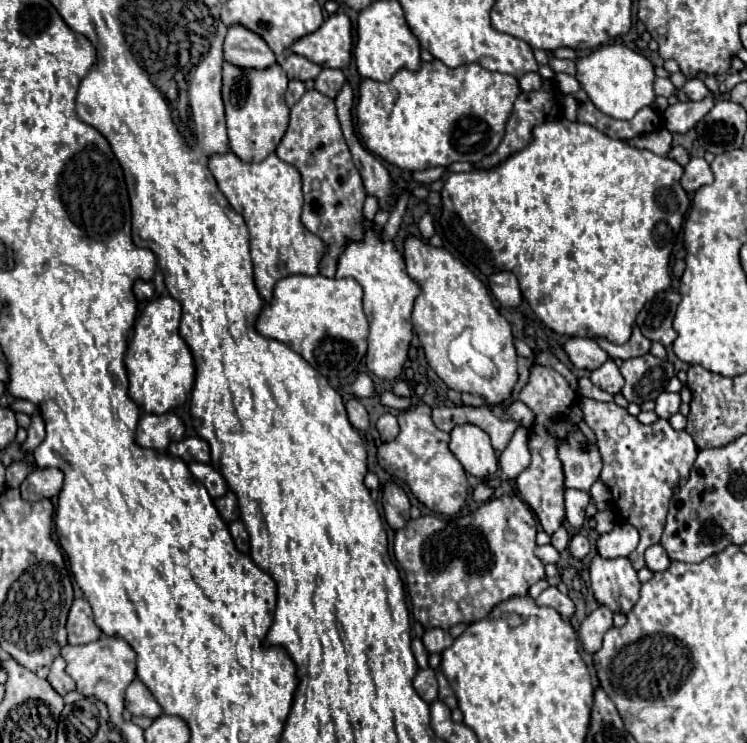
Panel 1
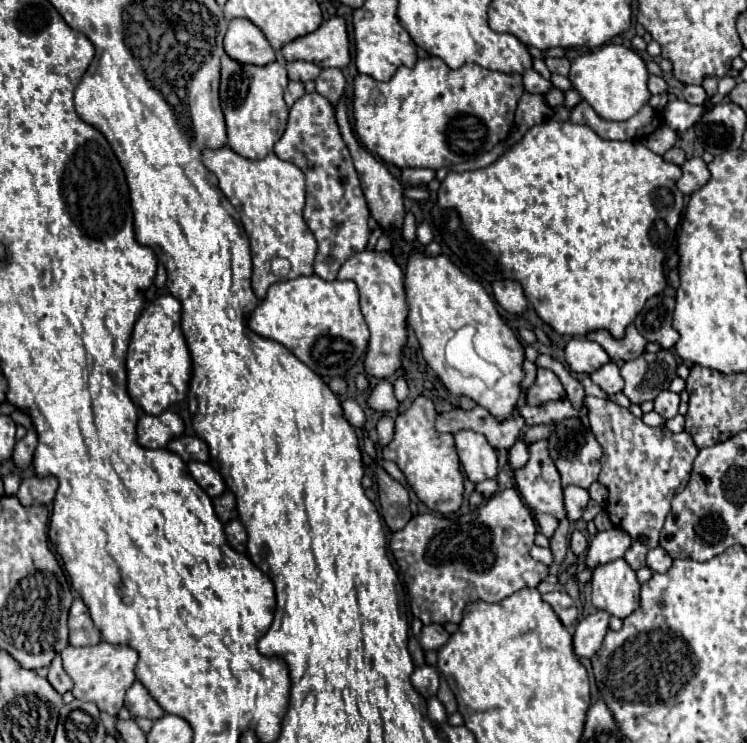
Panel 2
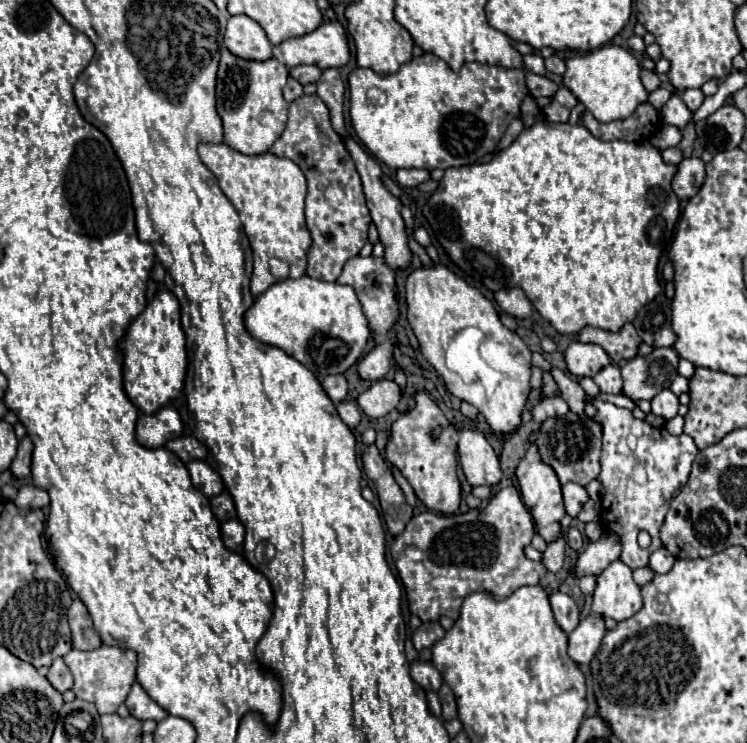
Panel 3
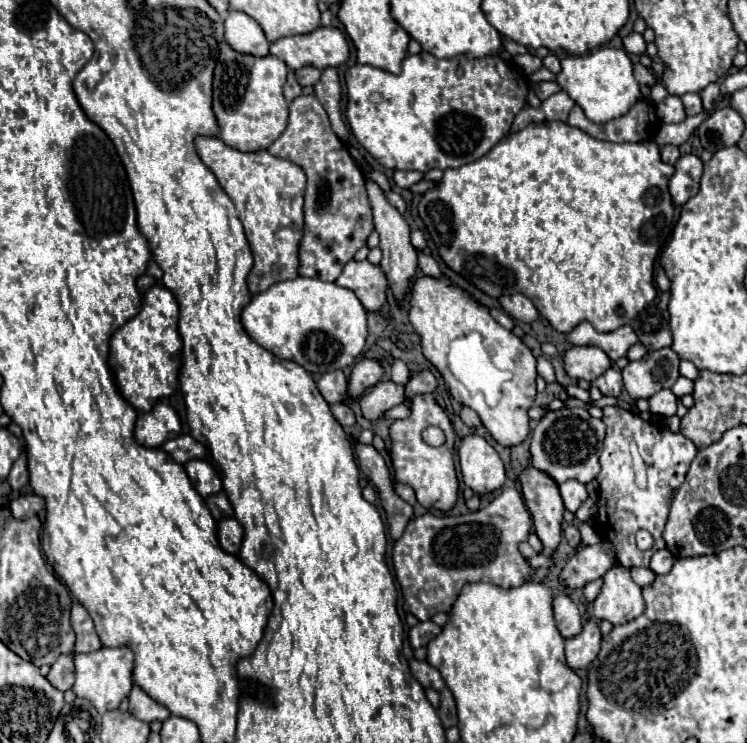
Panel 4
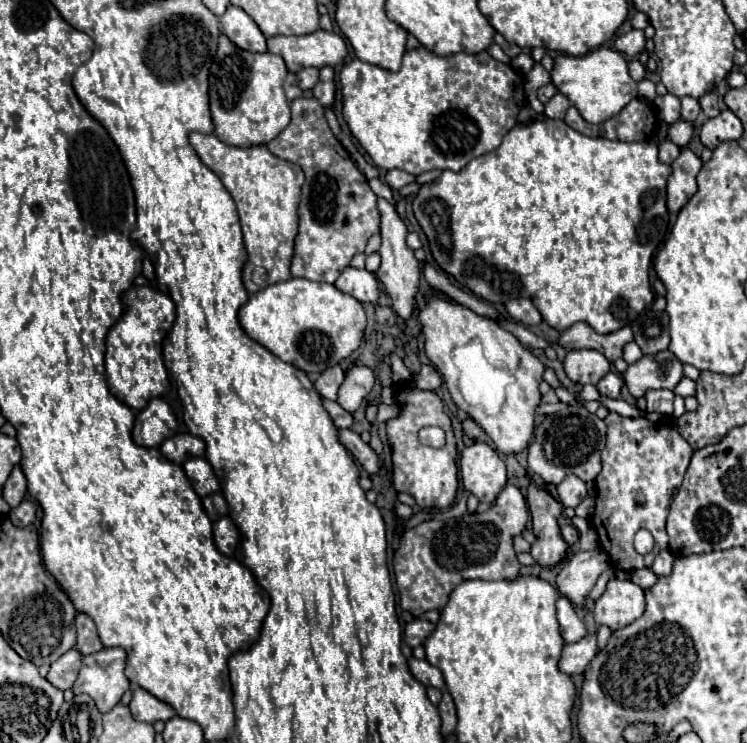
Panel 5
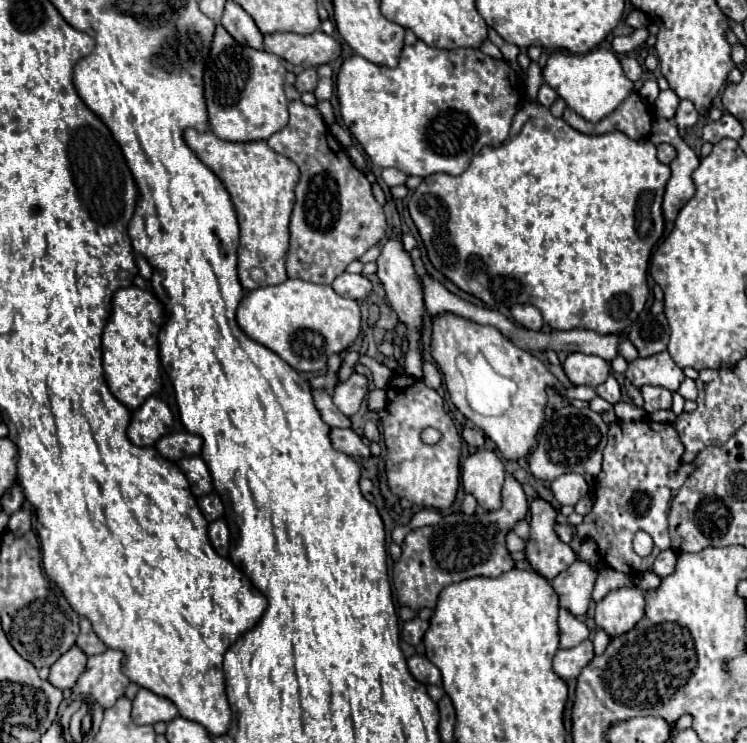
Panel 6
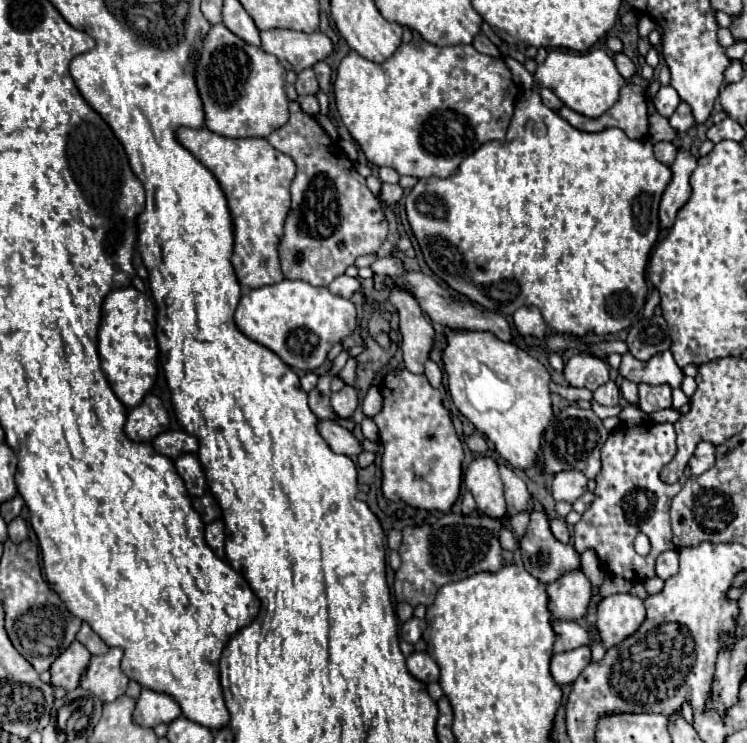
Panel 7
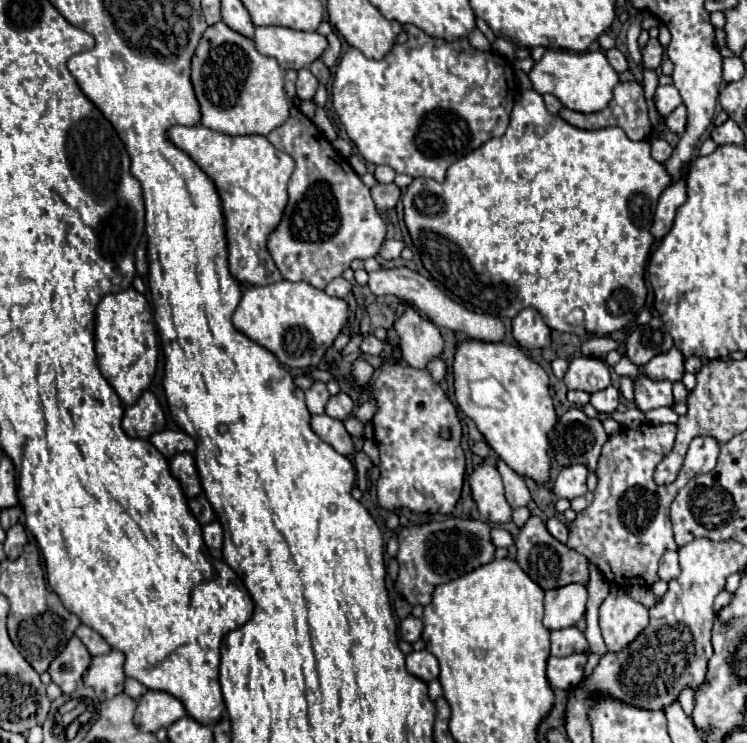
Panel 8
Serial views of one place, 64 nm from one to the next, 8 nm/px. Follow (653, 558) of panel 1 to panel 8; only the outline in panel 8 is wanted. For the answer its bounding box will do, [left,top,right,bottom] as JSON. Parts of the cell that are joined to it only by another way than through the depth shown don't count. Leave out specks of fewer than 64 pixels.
[658,552,680,582]

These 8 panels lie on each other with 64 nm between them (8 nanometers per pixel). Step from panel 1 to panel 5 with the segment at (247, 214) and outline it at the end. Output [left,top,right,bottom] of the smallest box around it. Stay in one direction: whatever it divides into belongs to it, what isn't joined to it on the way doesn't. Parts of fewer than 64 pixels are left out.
[188,132,304,294]

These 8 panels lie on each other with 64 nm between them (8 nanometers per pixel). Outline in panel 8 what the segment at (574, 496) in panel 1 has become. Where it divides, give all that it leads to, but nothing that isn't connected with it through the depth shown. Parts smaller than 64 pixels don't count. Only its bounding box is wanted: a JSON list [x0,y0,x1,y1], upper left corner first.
[554,464,588,500]

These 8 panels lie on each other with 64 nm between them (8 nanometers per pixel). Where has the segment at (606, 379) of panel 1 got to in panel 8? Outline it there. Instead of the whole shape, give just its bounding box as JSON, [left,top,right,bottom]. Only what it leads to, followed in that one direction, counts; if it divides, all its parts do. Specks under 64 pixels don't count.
[590,386,620,412]

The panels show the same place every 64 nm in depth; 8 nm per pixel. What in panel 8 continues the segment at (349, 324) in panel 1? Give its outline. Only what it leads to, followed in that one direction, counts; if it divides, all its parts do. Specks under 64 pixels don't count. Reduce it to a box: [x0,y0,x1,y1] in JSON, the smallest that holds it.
[232,282,348,370]

